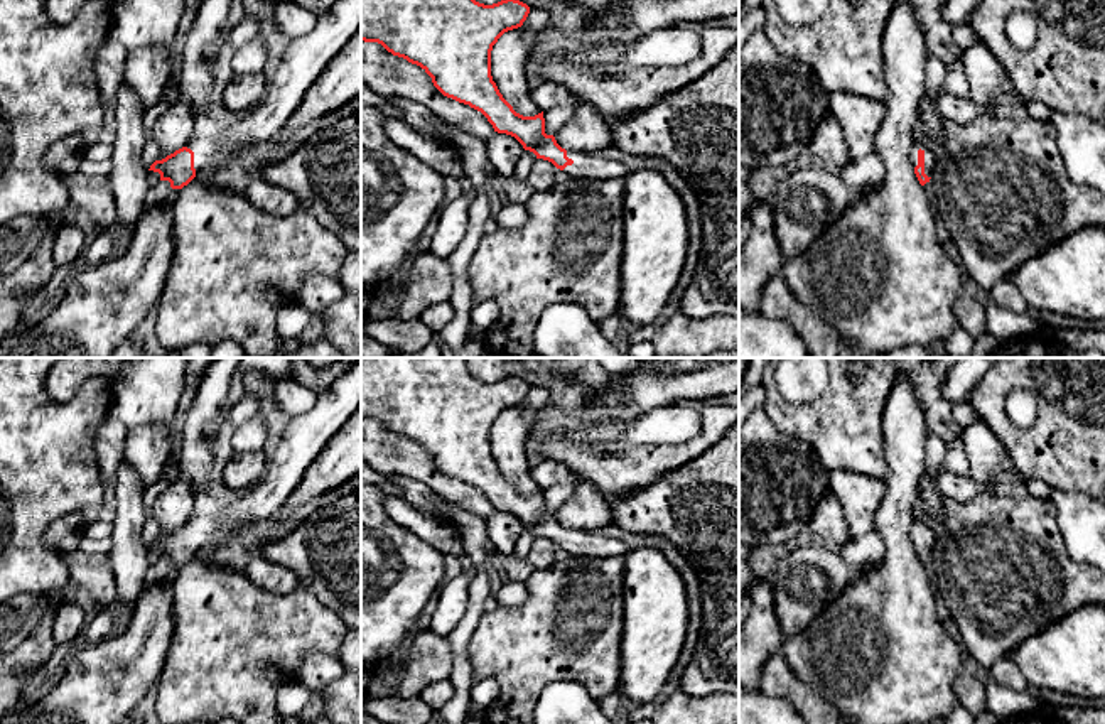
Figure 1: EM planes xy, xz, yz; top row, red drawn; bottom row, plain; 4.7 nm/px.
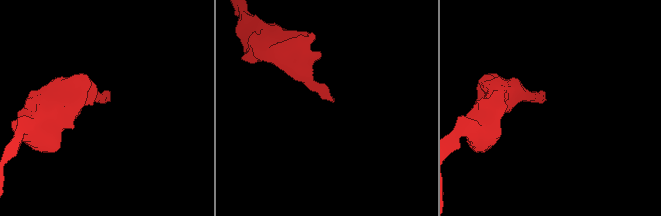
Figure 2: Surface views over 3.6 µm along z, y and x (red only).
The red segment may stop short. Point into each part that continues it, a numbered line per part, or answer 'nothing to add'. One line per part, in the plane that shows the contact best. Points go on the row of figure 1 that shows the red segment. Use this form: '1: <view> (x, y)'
1: yz (918, 144)

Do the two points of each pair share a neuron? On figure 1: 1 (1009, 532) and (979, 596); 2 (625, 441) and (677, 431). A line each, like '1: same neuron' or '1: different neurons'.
1: same neuron
2: same neuron

